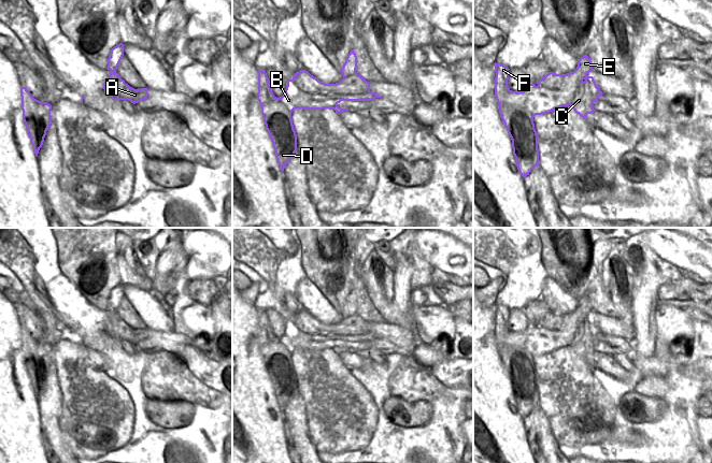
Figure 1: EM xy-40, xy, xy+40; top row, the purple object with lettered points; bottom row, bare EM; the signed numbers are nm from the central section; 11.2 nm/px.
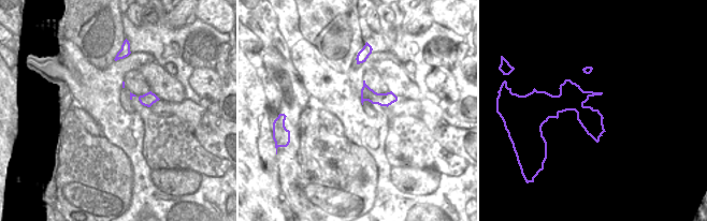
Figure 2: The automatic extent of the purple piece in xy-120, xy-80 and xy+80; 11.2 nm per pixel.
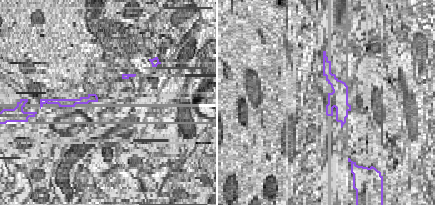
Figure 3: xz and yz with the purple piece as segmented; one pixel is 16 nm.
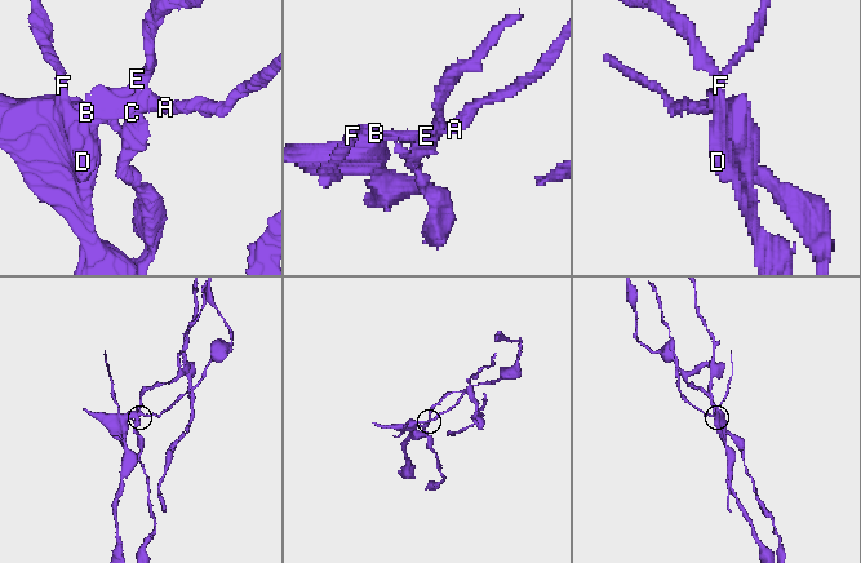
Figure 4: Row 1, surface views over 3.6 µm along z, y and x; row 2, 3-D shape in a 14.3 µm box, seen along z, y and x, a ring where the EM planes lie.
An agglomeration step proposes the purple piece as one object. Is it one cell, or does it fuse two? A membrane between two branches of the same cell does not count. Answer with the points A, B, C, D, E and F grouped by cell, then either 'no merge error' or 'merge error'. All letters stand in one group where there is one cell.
A C E / B D F | merge error

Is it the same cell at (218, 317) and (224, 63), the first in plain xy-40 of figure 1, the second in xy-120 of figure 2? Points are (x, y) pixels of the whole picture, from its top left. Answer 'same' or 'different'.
same

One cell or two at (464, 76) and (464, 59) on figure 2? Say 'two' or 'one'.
one

